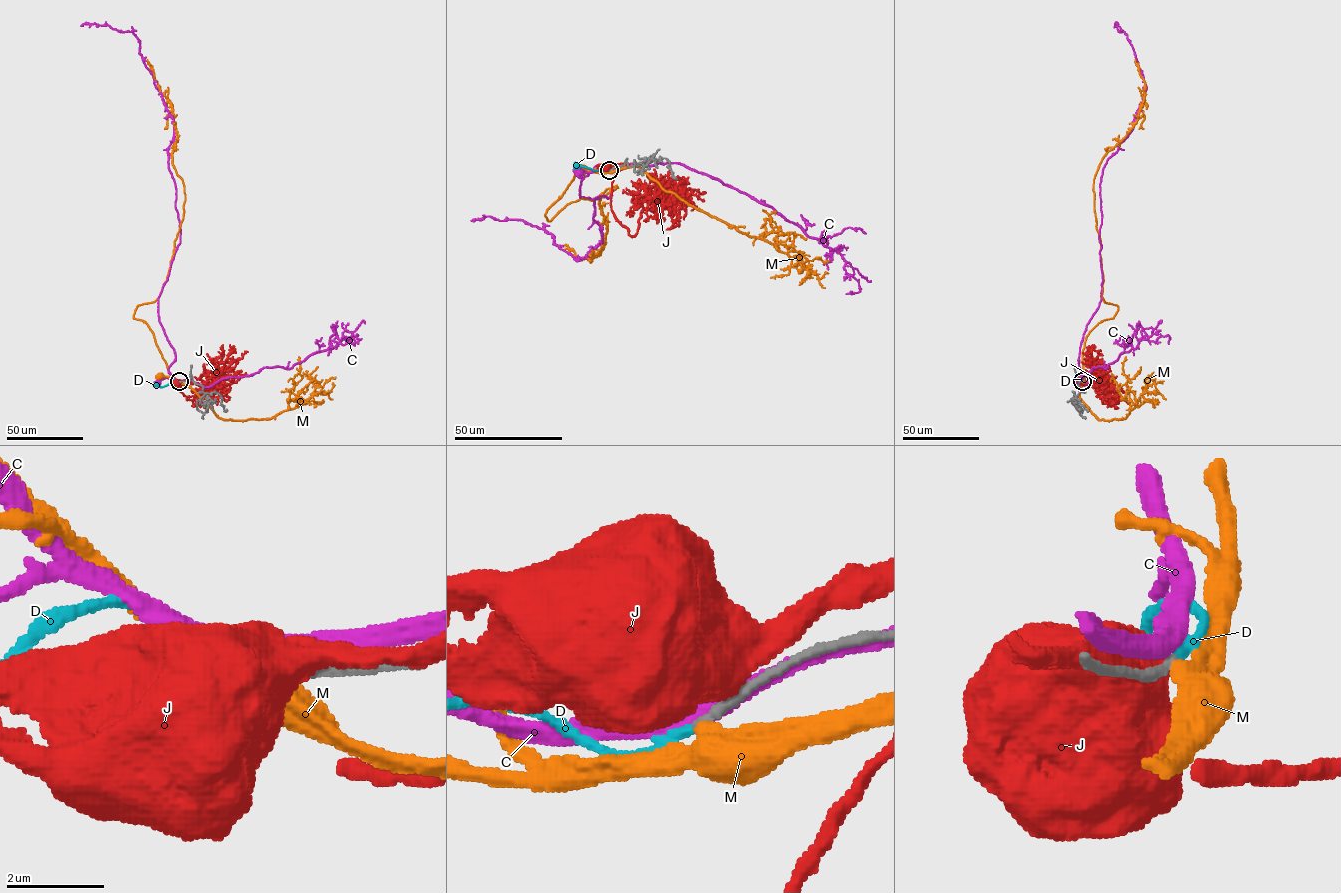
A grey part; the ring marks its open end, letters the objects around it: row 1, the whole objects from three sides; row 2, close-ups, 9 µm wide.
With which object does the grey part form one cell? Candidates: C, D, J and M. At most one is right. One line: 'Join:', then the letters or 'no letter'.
Join: D

